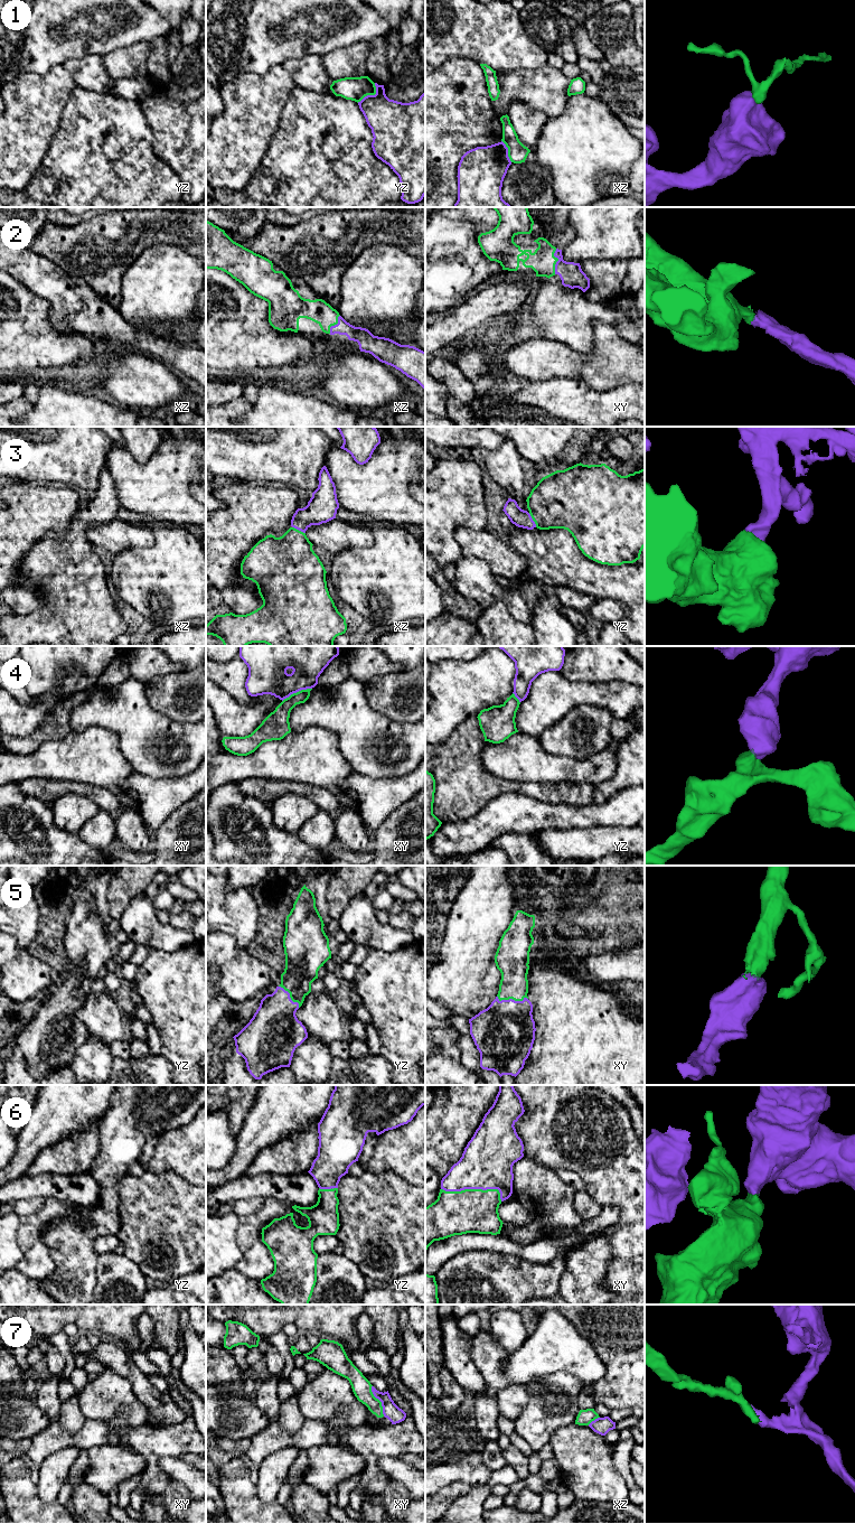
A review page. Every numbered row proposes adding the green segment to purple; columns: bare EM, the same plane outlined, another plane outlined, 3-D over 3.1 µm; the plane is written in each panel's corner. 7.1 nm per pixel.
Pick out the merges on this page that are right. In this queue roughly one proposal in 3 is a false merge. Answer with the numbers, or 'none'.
2, 3, 5, 6, 7

